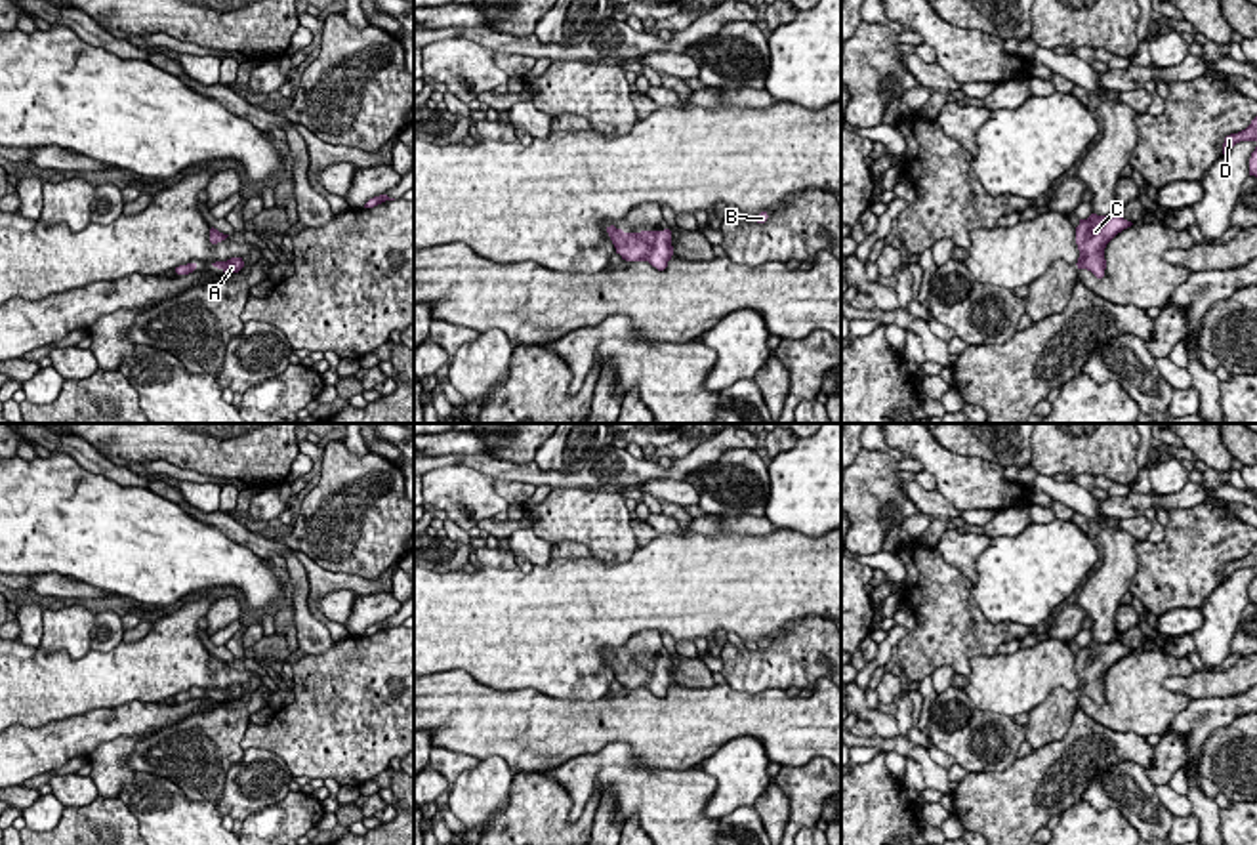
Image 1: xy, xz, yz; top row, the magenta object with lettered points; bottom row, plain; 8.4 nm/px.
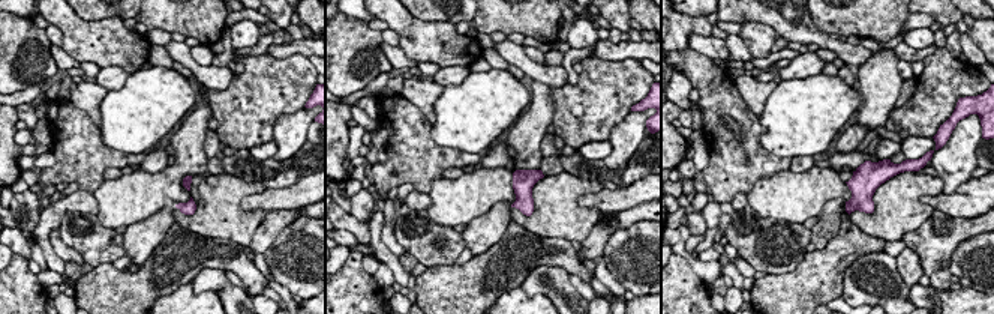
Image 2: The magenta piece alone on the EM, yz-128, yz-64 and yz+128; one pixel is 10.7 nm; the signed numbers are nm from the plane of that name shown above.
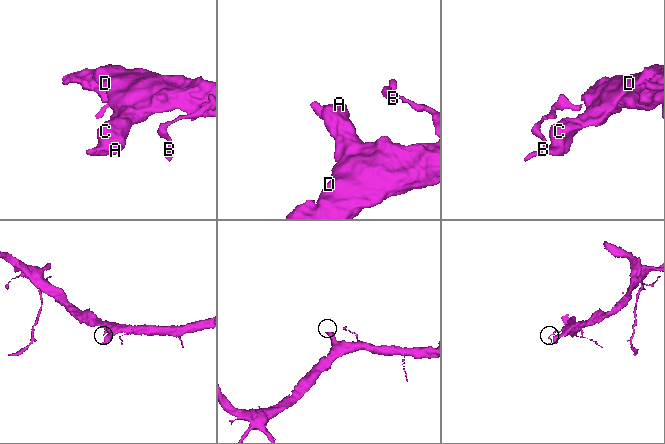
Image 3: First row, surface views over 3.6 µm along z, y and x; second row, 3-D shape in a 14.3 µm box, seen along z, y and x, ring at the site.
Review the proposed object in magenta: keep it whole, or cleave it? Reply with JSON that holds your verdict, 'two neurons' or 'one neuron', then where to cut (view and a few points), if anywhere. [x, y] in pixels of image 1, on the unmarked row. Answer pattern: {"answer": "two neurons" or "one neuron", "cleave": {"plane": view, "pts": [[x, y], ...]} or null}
{"answer": "one neuron", "cleave": null}

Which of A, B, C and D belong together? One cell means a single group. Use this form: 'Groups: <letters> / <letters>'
Groups: A B C D

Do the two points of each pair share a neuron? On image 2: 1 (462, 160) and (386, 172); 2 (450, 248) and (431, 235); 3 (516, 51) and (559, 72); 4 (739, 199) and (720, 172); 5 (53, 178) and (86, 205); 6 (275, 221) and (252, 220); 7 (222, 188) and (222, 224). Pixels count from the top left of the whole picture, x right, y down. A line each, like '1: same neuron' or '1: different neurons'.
1: same neuron
2: same neuron
3: same neuron
4: different neurons
5: different neurons
6: different neurons
7: same neuron

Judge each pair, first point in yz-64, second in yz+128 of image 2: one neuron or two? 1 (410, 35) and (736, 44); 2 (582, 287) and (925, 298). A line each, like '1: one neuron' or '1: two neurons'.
1: two neurons
2: one neuron

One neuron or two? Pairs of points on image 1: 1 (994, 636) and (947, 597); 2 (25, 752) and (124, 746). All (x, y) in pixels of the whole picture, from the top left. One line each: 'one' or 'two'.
1: one
2: two

